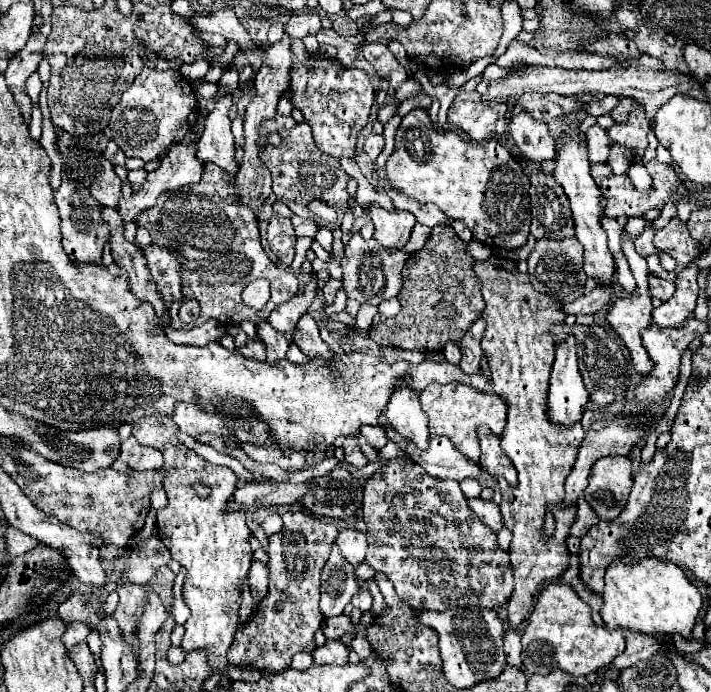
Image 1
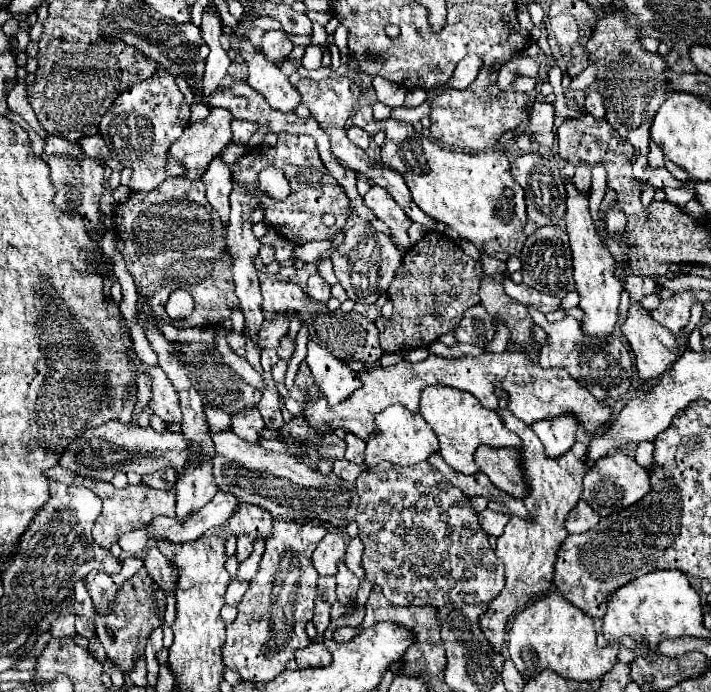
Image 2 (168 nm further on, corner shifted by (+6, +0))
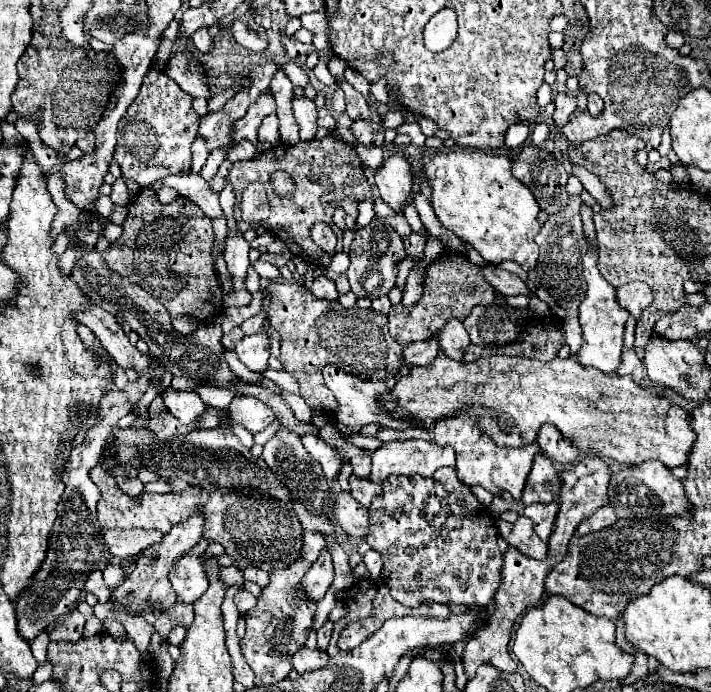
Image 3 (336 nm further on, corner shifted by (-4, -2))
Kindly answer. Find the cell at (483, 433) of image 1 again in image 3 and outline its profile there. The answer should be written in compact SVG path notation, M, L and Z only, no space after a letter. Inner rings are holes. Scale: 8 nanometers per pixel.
M537 453L533 461L533 469L527 475L527 483L523 489L523 497L521 497L523 505L551 503L557 499L559 487L561 487L561 479L557 467L547 455Z

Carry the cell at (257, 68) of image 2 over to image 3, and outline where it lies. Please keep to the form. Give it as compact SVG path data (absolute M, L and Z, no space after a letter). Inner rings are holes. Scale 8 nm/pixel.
M293 97L293 115L299 125L299 137L301 141L311 141L317 129L317 109L315 103L307 97Z

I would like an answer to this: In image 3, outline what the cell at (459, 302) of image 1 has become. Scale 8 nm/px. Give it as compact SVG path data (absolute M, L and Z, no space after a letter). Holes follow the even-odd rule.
M445 247L437 259L427 267L425 279L423 279L423 295L417 303L405 307L395 305L389 311L389 333L399 345L425 341L435 335L447 325L451 319L463 321L471 315L471 309L477 305L491 305L495 301L493 287L487 283L487 279L481 273L481 265L475 265L467 259L467 255L457 253L449 247Z

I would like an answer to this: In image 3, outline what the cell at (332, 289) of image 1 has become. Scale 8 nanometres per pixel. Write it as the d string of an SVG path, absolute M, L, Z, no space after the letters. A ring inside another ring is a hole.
M317 277L317 279L313 281L311 291L313 291L313 295L319 297L319 299L329 299L329 301L333 301L333 299L339 297L339 293L337 293L337 289L335 289L335 283L333 283L331 279L327 279L327 277Z

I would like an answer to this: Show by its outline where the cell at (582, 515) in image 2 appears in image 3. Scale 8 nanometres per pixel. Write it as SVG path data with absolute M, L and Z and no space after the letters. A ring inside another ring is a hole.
M605 505L605 507L599 507L591 517L587 517L585 521L581 521L579 527L577 527L577 533L579 533L579 535L587 535L587 533L591 533L591 531L599 531L599 529L609 527L609 525L613 525L615 521L617 521L615 511L613 511L609 505Z

